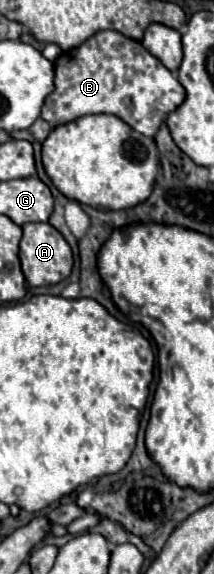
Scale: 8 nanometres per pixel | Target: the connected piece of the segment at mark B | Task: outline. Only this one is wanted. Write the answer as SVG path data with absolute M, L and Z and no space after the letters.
M103 30L79 48L63 52L55 62L55 90L47 96L41 118L53 128L87 114L113 114L133 130L155 136L165 118L185 100L179 80L137 40L119 32Z

